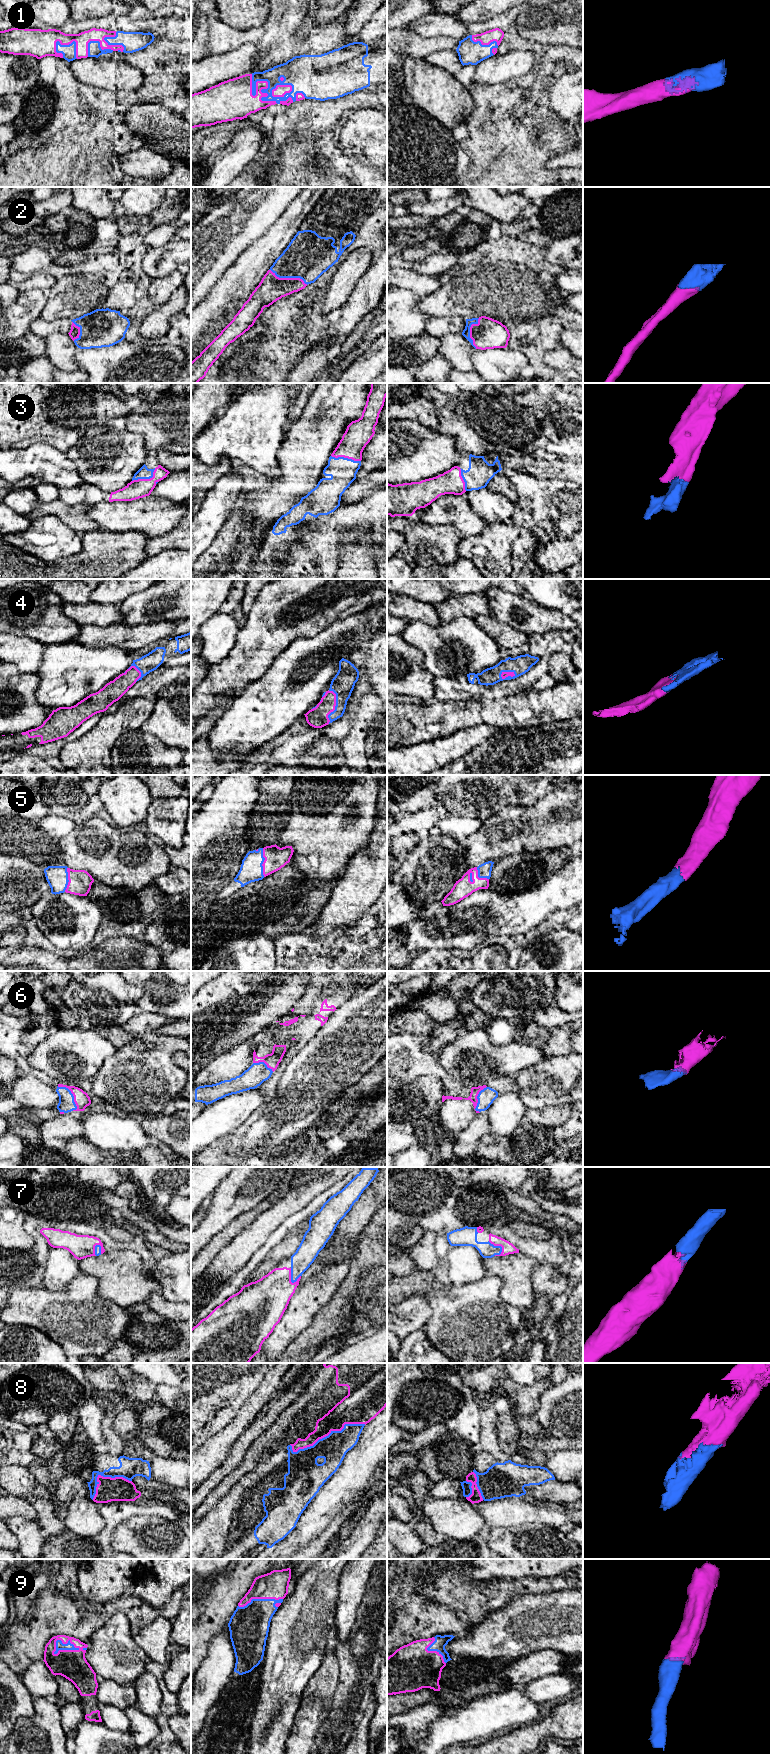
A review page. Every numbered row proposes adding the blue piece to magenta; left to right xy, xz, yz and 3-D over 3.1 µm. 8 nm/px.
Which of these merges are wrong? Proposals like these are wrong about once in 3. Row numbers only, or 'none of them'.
none of them

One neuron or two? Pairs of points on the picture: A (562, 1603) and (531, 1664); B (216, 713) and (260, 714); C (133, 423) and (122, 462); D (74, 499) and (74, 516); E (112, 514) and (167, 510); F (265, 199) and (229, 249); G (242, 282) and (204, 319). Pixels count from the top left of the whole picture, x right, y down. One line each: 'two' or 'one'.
A: two
B: two
C: two
D: two
E: one
F: one
G: one

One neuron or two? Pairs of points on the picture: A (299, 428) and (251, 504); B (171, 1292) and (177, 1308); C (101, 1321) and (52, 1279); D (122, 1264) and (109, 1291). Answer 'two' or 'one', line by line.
A: one
B: two
C: two
D: one

